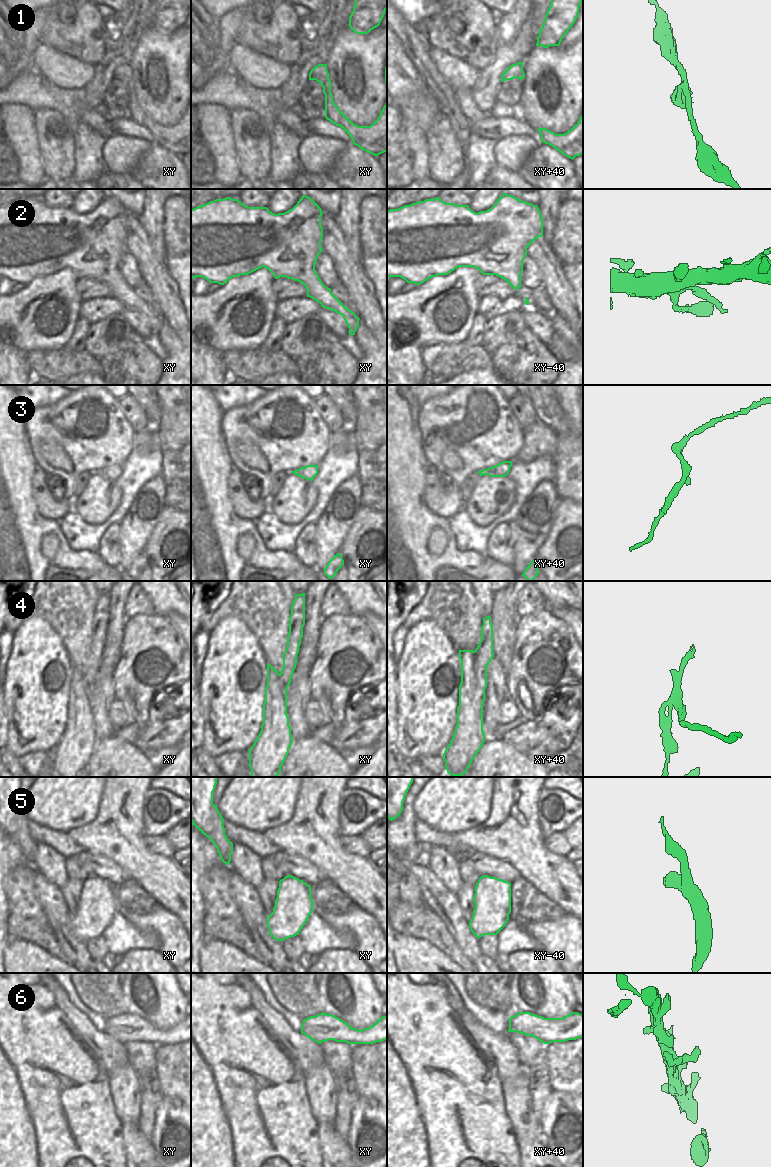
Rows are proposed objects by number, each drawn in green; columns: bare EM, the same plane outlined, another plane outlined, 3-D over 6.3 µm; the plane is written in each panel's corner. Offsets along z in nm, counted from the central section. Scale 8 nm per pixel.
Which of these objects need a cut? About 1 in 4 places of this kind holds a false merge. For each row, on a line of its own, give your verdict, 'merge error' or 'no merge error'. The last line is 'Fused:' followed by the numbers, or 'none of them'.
1: no merge error
2: no merge error
3: no merge error
4: merge error
5: no merge error
6: no merge error
Fused: 4

